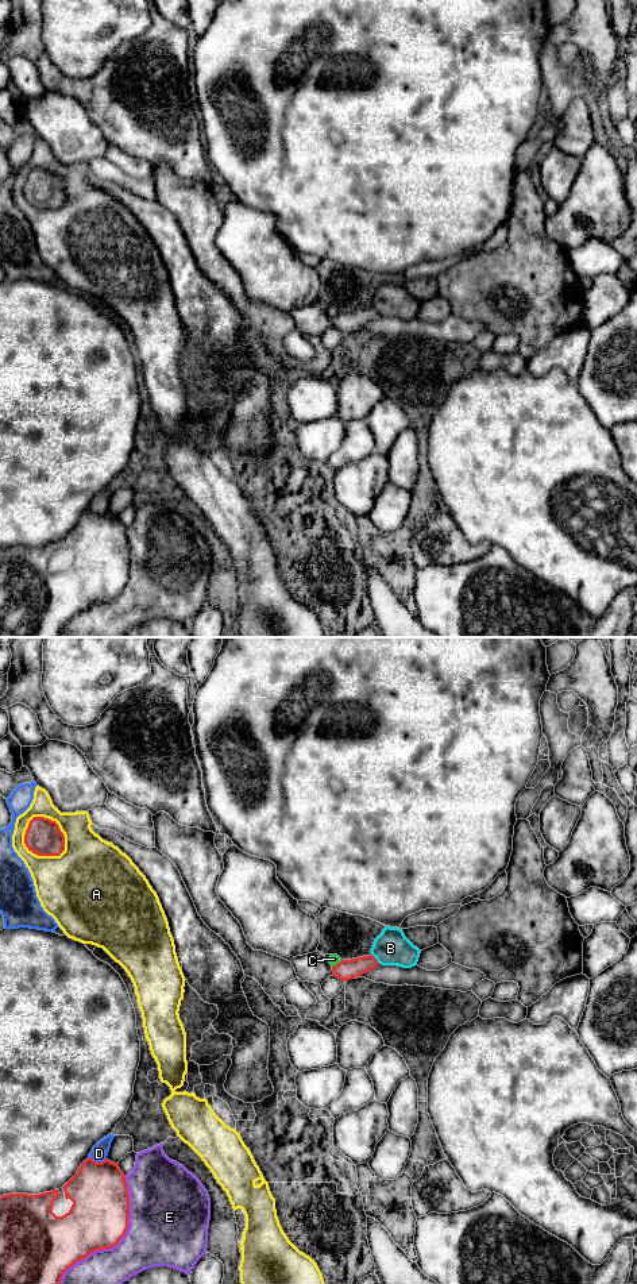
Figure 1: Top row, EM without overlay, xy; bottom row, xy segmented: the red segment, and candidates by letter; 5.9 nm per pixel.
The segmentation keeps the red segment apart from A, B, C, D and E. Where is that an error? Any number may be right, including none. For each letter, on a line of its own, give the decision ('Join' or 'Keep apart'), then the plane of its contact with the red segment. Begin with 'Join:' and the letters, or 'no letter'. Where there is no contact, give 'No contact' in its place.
Join: no letter
A: Keep apart. Touches red in xy
B: Keep apart. Touches red in xy
C: Keep apart. Touches red in xy
D: Keep apart. Touches red in xy
E: Keep apart. Touches red in xy

